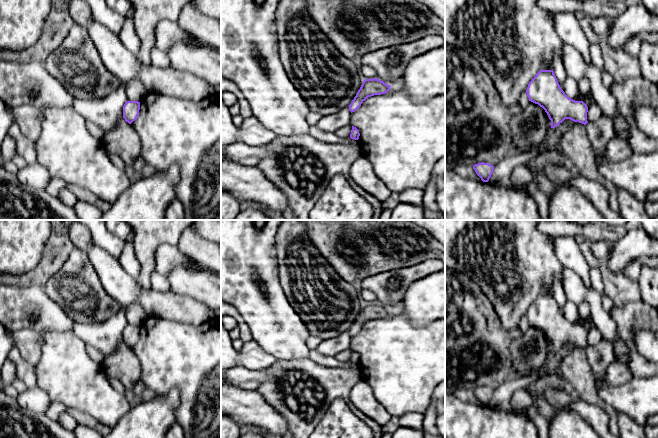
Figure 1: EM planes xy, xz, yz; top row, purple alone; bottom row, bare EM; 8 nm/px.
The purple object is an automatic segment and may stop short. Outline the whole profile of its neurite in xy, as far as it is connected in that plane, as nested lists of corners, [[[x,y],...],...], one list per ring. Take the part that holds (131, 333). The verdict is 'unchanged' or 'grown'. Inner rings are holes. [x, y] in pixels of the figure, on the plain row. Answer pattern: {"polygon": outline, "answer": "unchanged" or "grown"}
{"polygon": [[[127,325],[123,330],[123,342],[126,346],[131,348],[135,345],[139,339],[140,326],[138,325]]], "answer": "unchanged"}

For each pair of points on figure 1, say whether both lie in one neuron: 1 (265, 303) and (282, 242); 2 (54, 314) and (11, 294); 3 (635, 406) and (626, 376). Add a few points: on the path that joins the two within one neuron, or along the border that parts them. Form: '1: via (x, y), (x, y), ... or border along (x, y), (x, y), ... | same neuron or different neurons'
1: border along (274, 238), (278, 280), (281, 284) | different neurons
2: via (43, 313), (22, 305) | same neuron
3: border along (633, 376), (624, 383), (605, 386) | different neurons

